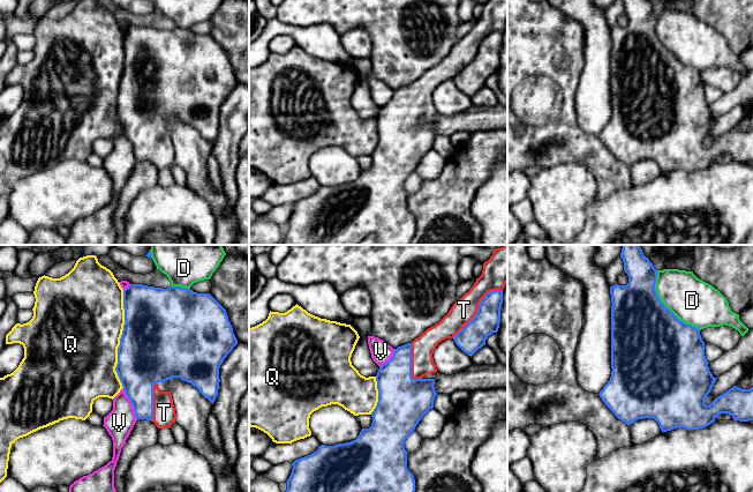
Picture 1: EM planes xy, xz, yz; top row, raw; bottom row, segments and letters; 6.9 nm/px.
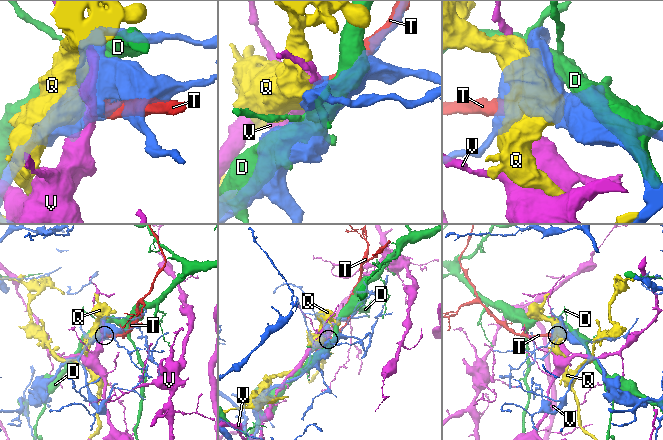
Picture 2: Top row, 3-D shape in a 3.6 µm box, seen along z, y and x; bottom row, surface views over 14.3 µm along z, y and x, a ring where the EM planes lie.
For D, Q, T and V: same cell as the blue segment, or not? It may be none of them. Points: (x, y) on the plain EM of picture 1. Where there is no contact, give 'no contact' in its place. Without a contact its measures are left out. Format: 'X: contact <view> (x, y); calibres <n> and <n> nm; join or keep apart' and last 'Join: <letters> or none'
D: contact yz (663, 46); calibres 500 and 320 nm; keep apart
Q: contact xy (120, 80); calibres 500 and 500 nm; keep apart
T: contact xz (477, 50); calibres 190 and 180 nm; join
V: contact xy (132, 146); calibres 300 and 200 nm; keep apart
Join: T

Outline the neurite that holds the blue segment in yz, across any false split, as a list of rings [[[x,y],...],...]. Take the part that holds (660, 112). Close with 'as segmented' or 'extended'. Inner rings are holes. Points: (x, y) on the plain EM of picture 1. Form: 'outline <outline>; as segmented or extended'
outline [[[623,0],[628,17],[626,27],[610,28],[611,36],[611,118],[600,133],[600,139],[613,156],[627,166],[638,161],[655,161],[662,173],[677,169],[699,171],[715,163],[721,155],[729,155],[733,162],[753,162],[753,128],[741,131],[733,127],[716,139],[709,147],[705,140],[717,119],[714,119],[705,97],[705,83],[700,72],[680,62],[658,39],[655,24],[657,12],[649,0]]]; as segmented

